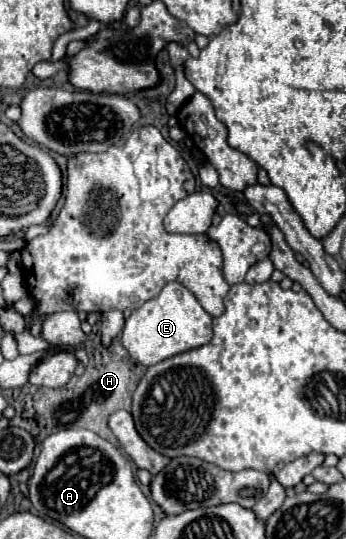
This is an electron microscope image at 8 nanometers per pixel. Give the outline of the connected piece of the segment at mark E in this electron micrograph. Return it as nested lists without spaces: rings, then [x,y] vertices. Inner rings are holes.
[[[173,281],[167,283],[157,297],[131,313],[131,317],[125,321],[121,343],[135,361],[145,367],[151,367],[167,357],[209,343],[213,337],[211,321],[211,315],[199,305],[195,295],[181,283]]]

